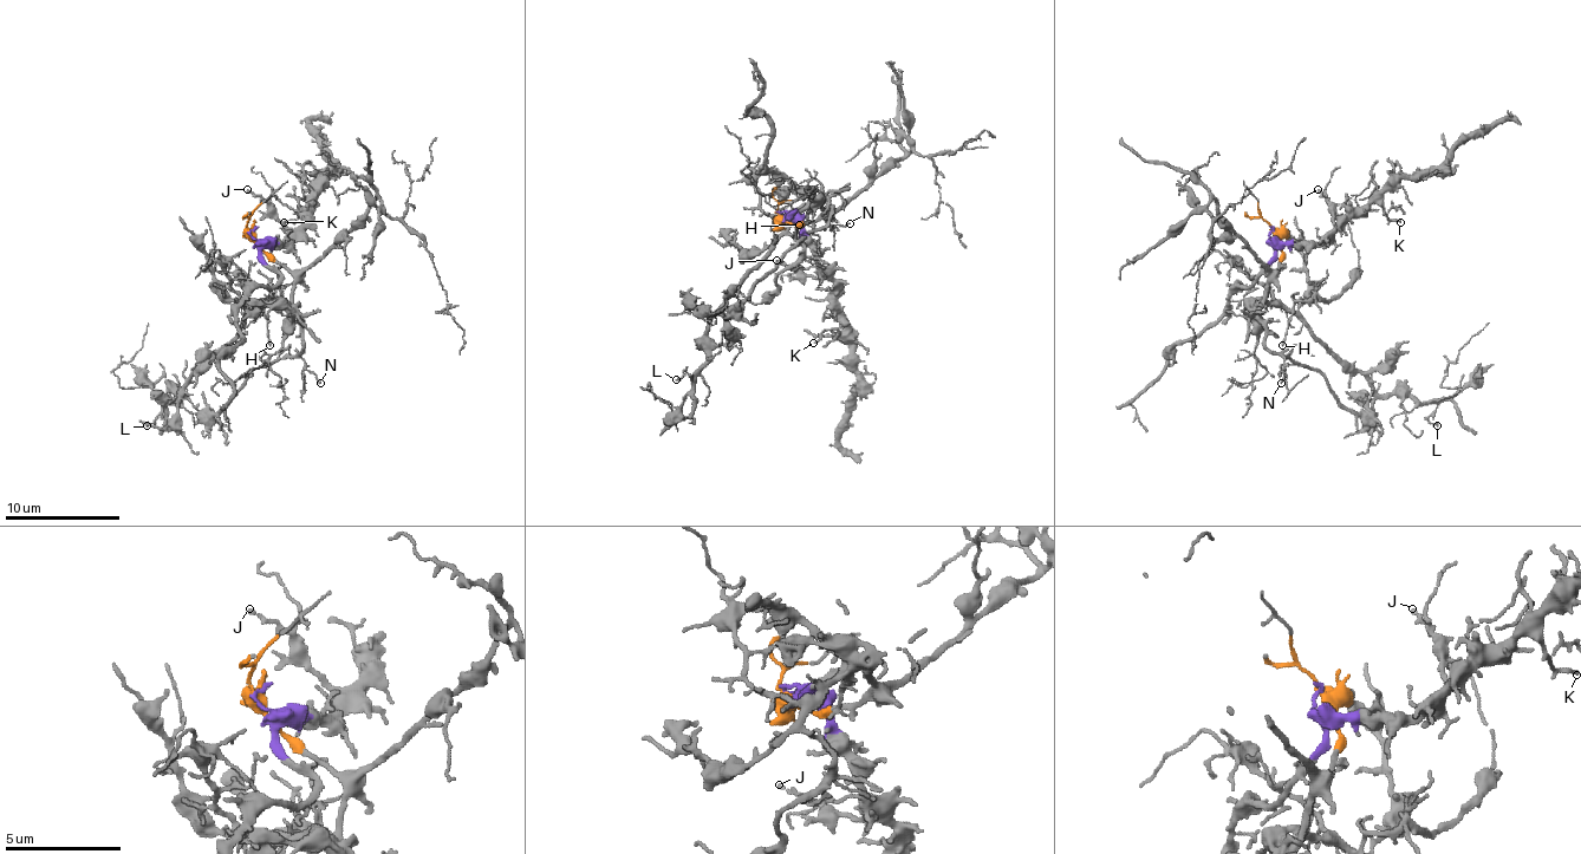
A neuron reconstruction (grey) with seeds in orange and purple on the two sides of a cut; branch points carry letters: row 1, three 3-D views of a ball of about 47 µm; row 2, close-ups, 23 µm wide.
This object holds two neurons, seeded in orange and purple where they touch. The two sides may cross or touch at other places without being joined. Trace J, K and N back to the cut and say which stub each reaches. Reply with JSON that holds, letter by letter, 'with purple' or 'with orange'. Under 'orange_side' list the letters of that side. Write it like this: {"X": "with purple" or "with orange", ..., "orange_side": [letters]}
{"J": "with purple", "K": "with purple", "N": "with orange", "orange_side": ["N"]}

